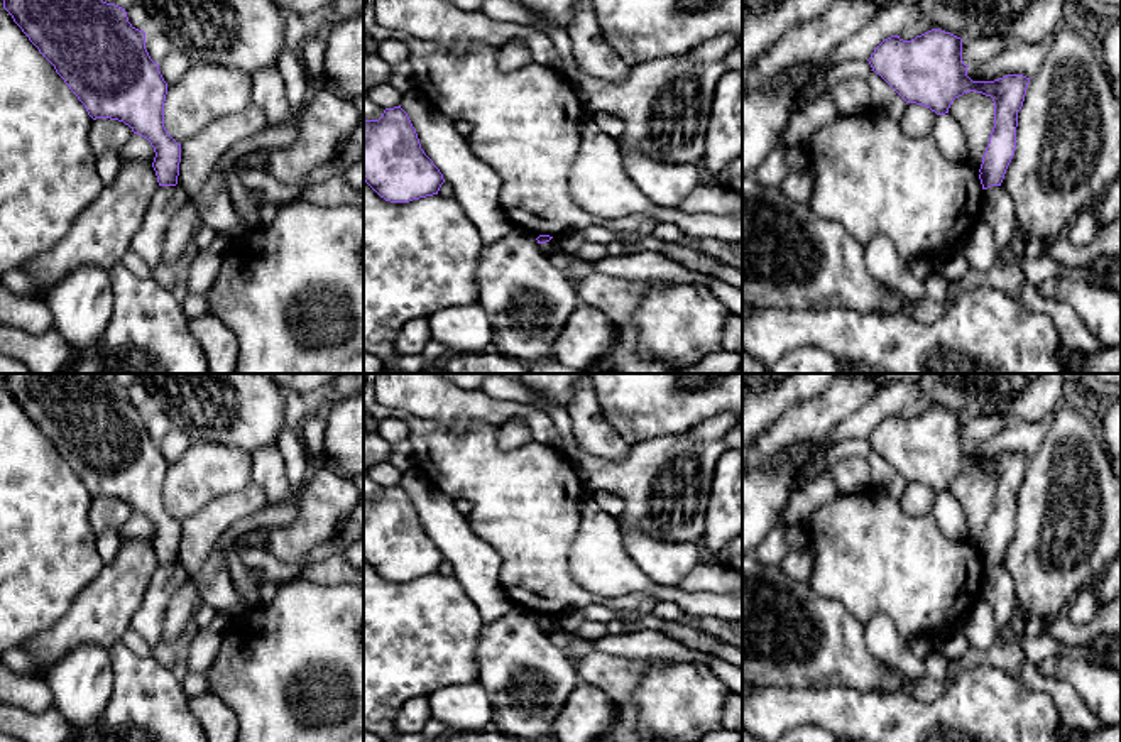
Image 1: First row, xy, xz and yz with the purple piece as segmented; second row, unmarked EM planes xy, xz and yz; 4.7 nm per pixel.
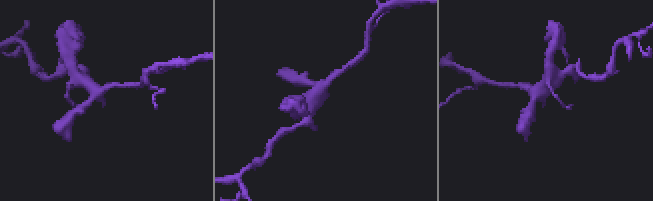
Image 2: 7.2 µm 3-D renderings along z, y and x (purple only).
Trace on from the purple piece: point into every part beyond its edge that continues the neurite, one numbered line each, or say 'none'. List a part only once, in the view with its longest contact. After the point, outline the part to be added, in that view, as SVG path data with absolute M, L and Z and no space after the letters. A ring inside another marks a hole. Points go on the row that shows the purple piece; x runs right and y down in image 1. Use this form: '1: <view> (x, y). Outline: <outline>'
none

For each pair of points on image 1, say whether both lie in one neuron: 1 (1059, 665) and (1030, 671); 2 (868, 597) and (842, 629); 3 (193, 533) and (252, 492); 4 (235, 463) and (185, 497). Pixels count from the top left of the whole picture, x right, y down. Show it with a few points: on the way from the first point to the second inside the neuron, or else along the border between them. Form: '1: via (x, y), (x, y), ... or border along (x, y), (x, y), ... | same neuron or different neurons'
1: border along (1035, 666), (1045, 675), (1064, 680), (1074, 690) | different neurons
2: border along (819, 594), (839, 602), (864, 626) | different neurons
3: via (208, 524), (224, 511), (237, 506) | same neuron
4: via (224, 470), (212, 470), (196, 485) | same neuron

